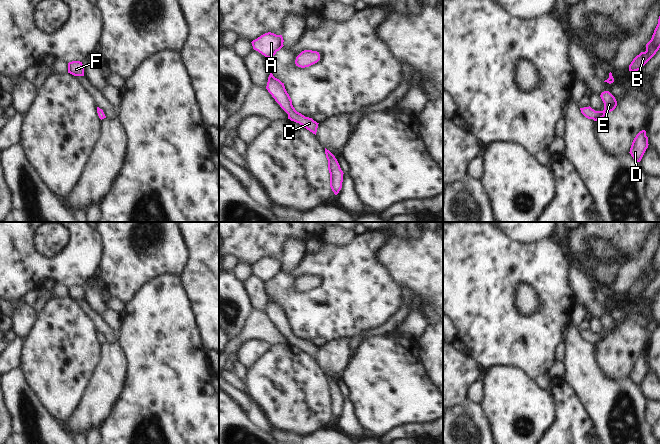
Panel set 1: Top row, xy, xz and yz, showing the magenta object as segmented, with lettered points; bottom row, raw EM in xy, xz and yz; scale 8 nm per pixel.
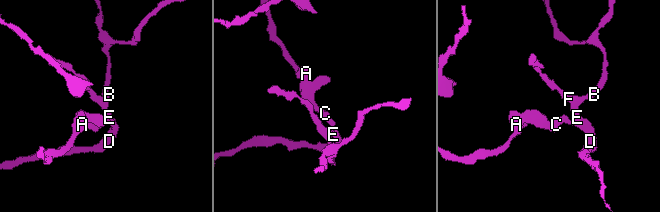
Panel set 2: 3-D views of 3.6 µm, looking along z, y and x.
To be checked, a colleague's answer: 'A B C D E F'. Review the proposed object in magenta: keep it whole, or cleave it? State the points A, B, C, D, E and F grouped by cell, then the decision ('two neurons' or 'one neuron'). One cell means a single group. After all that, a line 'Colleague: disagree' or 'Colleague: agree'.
A B C D E F | one neuron
Colleague: agree

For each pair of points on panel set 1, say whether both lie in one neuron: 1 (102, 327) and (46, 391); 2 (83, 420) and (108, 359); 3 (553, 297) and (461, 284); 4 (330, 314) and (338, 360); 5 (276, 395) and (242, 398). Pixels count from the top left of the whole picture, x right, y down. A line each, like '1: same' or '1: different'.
1: different
2: same
3: same
4: different
5: different

